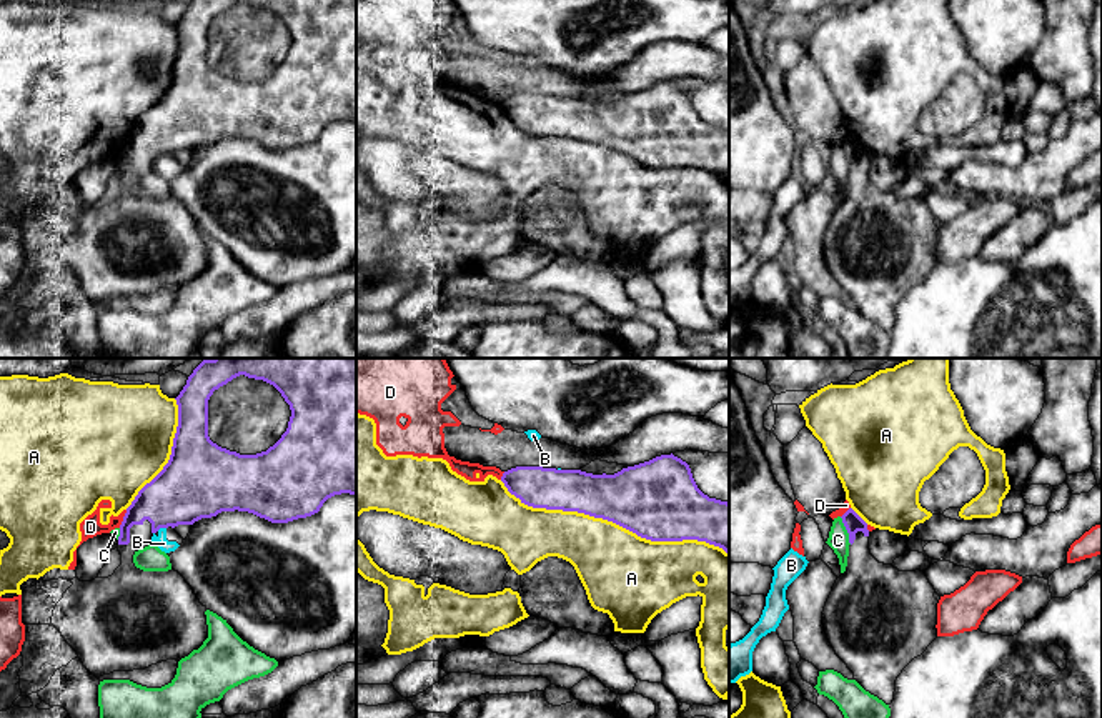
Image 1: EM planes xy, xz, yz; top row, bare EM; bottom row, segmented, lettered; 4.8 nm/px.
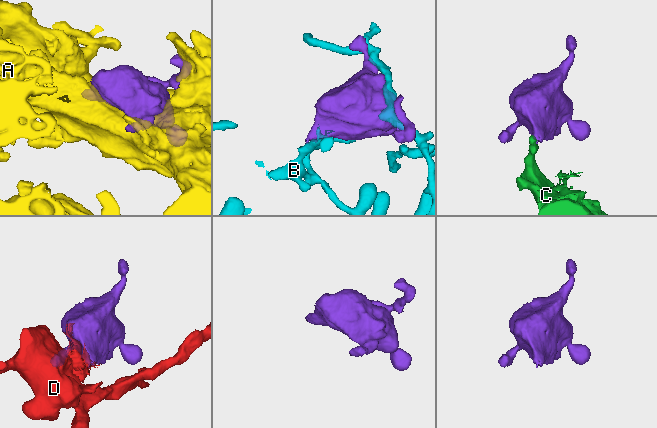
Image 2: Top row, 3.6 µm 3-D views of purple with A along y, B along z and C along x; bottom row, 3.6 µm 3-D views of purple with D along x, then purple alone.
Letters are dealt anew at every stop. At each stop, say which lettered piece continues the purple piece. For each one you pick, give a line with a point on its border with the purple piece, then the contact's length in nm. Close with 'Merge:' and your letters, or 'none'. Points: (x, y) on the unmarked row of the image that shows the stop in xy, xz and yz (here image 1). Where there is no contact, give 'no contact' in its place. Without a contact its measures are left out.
Merge: none

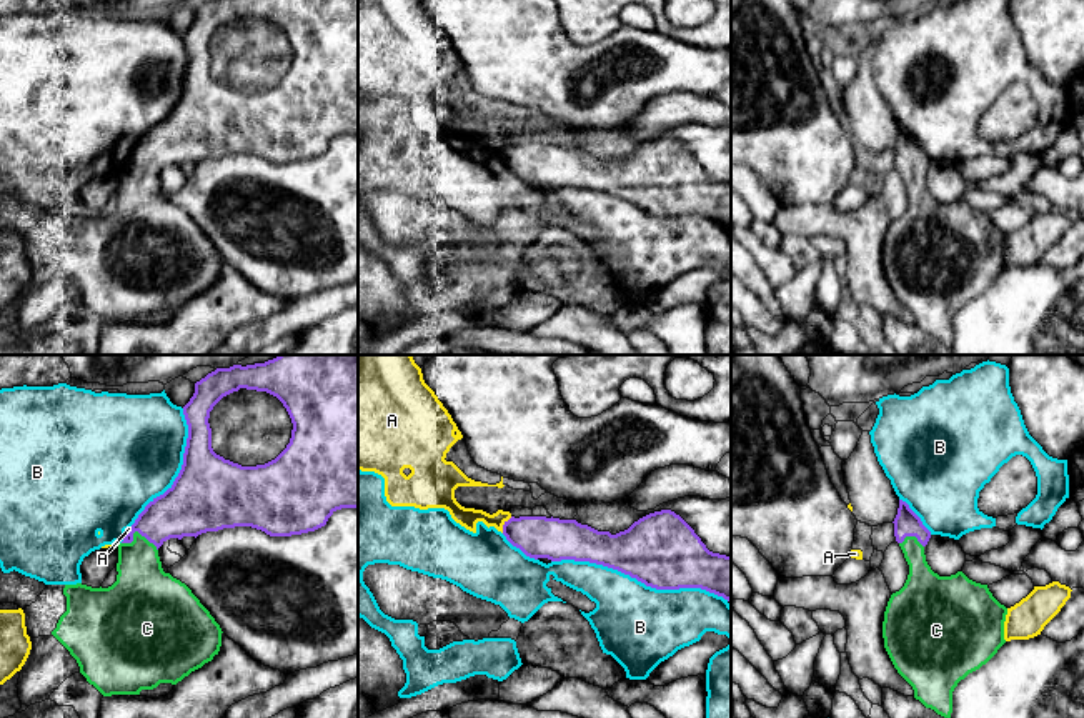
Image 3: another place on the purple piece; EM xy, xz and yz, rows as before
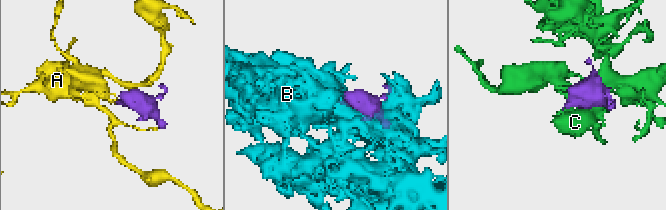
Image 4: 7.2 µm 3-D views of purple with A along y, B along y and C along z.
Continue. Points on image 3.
C: meets purple in xy at (139, 159); contact 180 nm long
Merge: C

